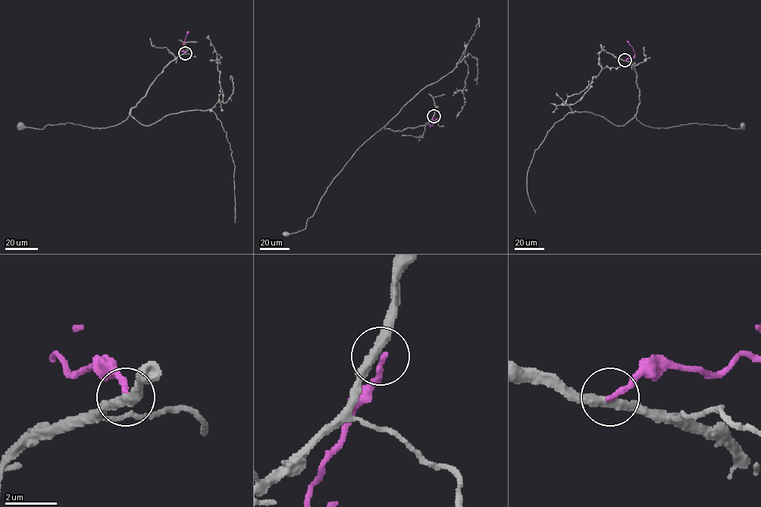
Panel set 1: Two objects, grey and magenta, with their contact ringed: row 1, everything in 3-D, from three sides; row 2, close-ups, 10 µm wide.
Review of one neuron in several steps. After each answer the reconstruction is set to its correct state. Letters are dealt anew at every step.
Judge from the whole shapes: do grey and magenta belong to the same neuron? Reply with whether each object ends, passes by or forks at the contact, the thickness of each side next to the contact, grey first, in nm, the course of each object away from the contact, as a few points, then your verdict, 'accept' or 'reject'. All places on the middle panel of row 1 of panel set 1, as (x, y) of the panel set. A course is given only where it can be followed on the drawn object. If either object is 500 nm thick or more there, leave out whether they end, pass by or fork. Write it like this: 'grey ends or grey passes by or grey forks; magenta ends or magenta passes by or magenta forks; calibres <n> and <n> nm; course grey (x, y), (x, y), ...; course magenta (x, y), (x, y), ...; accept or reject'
grey passes by; magenta ends; calibres 340 and 240 nm; course grey (433, 116), (424, 126), (402, 130), (383, 127), (374, 134), (333, 180), (307, 220), (305, 227), (286, 234); course magenta (433, 116), (430, 125), (432, 126), (437, 118); reject

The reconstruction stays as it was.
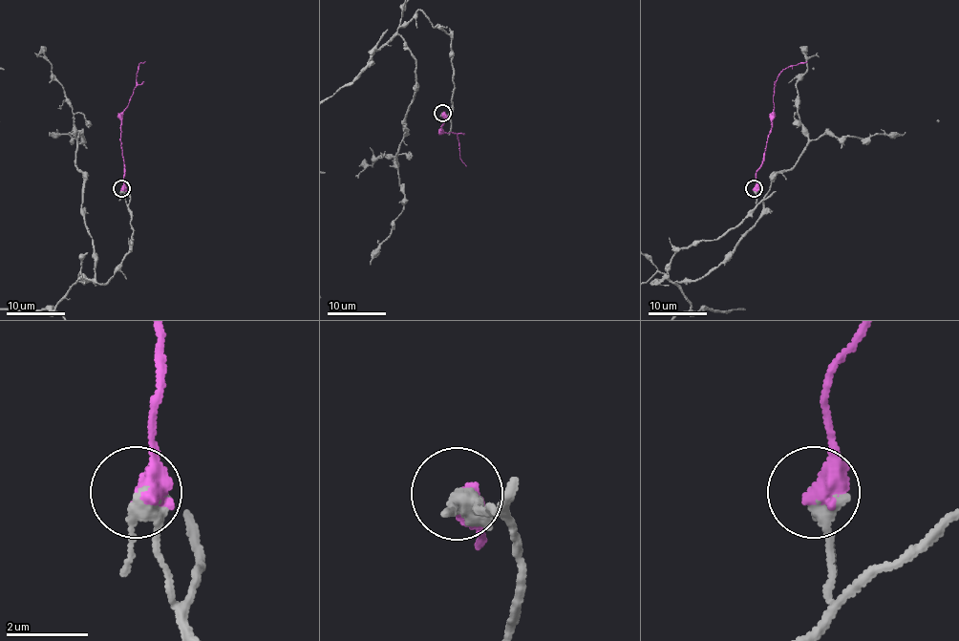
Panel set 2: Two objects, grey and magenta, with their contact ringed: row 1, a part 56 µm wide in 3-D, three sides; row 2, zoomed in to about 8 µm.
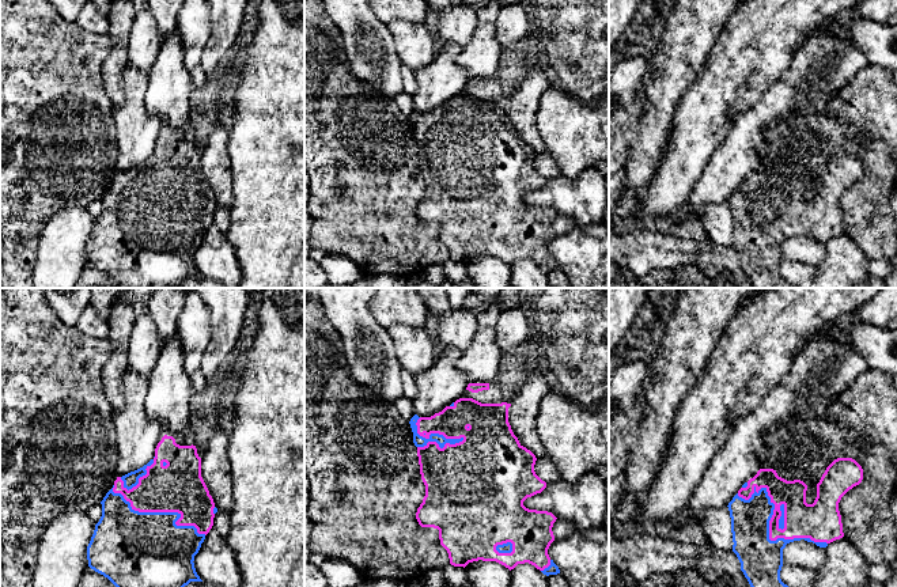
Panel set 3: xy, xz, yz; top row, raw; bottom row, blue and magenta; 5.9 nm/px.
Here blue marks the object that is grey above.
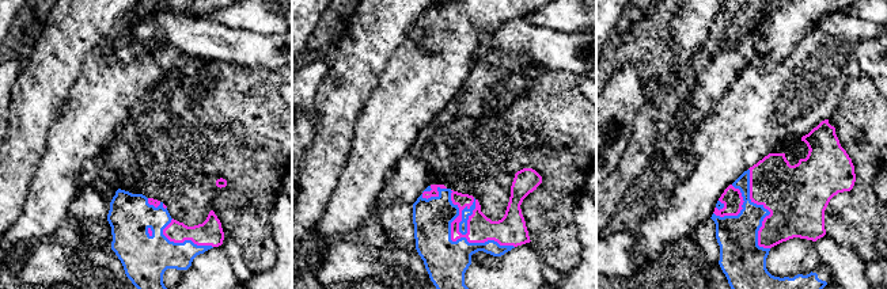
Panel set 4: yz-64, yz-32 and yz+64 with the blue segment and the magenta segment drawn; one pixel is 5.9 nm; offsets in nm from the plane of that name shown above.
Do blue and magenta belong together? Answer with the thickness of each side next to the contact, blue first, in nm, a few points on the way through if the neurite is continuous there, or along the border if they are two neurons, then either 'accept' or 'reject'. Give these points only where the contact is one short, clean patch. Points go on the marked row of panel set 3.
260/200 nm | accept

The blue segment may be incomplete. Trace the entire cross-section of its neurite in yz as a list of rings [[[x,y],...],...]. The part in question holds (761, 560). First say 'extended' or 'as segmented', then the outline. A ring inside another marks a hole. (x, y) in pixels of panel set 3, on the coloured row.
extended | [[[852,458],[834,459],[817,484],[817,497],[813,504],[806,503],[807,485],[801,480],[787,481],[777,476],[773,469],[760,469],[757,474],[742,485],[728,503],[733,533],[733,552],[741,563],[741,571],[750,587],[788,587],[780,579],[783,567],[783,549],[787,544],[805,539],[820,548],[844,537],[839,503],[841,497],[863,480],[862,466]]]

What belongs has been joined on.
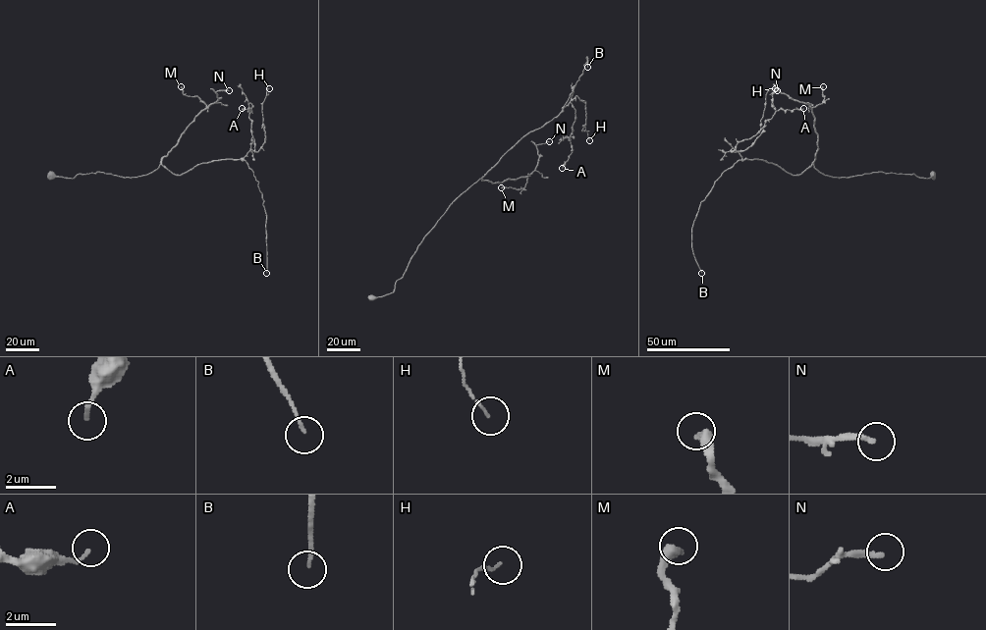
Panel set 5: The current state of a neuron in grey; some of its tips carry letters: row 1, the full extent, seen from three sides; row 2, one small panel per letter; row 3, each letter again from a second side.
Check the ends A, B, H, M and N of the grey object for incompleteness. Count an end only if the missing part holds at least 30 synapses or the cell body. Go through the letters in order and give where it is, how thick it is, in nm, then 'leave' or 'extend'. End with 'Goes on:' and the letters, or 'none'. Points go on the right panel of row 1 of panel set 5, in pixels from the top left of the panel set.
A: at (803, 108); 160 nm thick; leave
B: at (701, 273); 120 nm thick; extend
H: at (775, 88); 90 nm thick; leave
M: at (823, 86); 420 nm thick; leave
N: at (777, 90); 240 nm thick; extend
Goes on: B, N

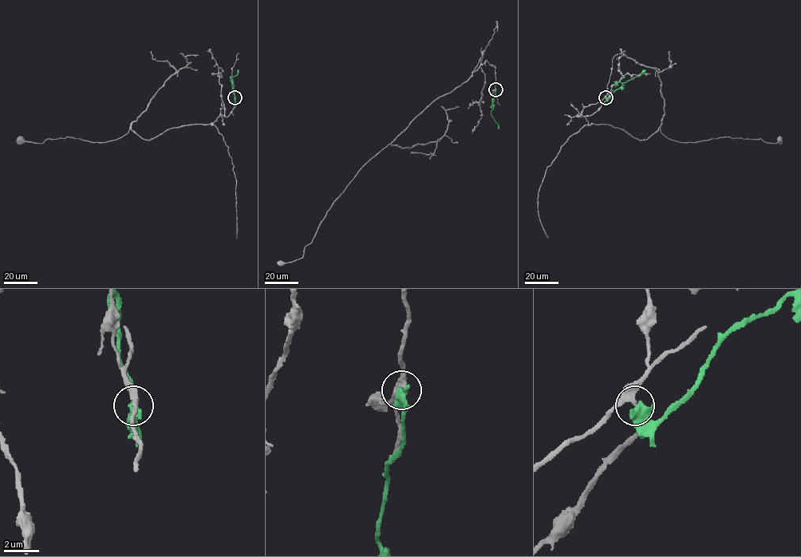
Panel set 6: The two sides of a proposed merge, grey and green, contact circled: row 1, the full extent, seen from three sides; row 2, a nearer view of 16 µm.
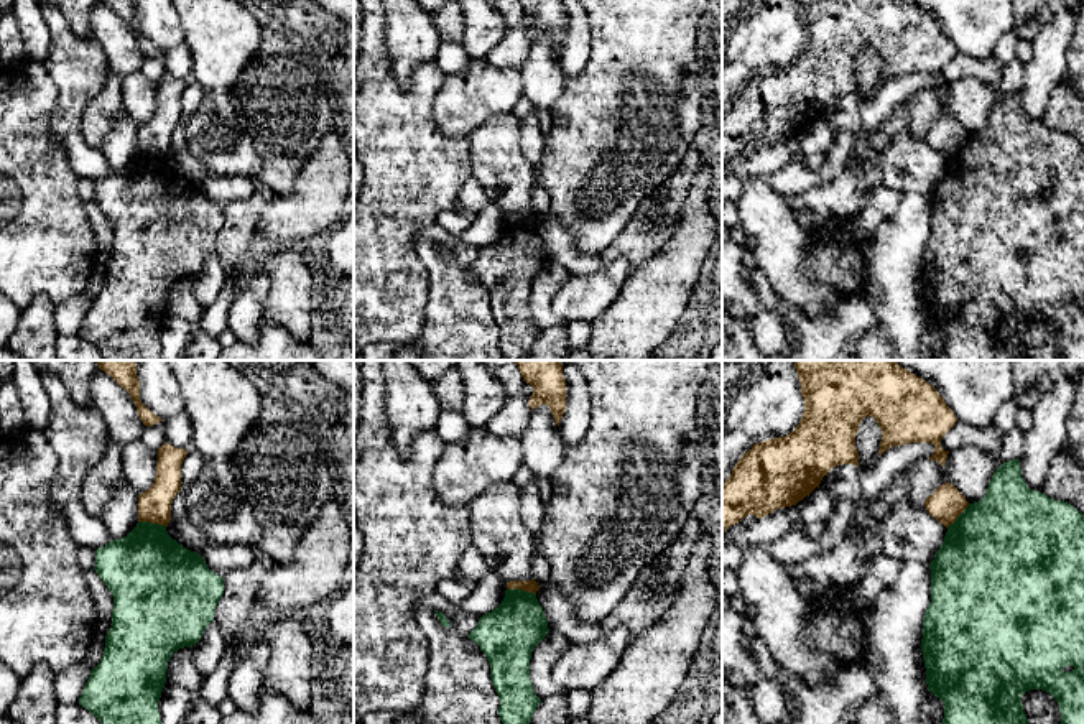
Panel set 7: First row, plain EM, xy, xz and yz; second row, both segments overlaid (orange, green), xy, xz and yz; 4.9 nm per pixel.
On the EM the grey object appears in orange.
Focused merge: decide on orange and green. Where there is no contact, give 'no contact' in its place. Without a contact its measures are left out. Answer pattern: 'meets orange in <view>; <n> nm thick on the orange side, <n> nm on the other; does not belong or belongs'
meets orange in xz; 60 nm thick on the orange side, 280 nm on the other; does not belong

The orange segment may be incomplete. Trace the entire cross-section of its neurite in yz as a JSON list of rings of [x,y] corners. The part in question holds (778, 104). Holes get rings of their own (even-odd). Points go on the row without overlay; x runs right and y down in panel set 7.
[[[796,0],[804,44],[786,67],[752,77],[722,115],[722,163],[747,146],[763,150],[776,140],[796,137],[809,127],[827,104],[841,95],[859,99],[855,67],[865,48],[872,48],[880,61],[882,87],[893,77],[931,74],[934,86],[928,90],[946,97],[949,82],[941,79],[943,67],[957,53],[936,20],[906,0]]]

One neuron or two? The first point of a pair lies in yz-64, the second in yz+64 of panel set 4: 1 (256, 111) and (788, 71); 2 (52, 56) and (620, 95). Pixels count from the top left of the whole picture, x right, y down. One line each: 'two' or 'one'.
1: two
2: two

